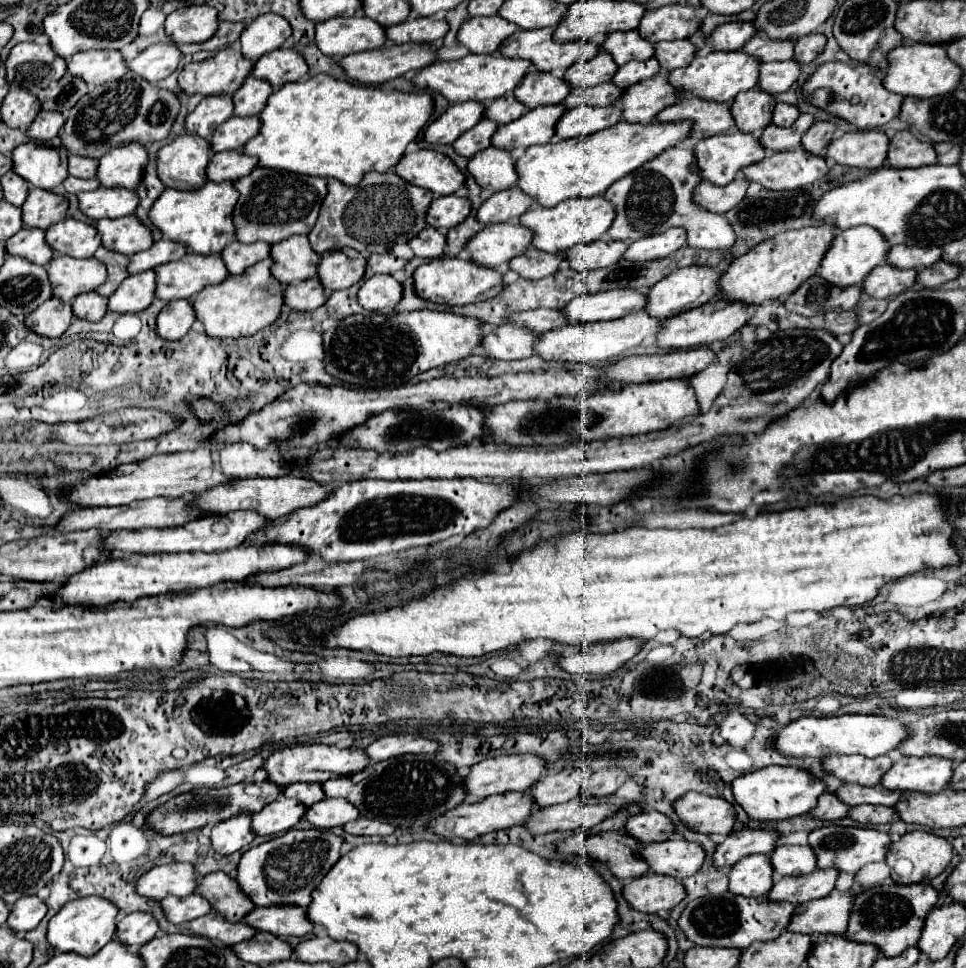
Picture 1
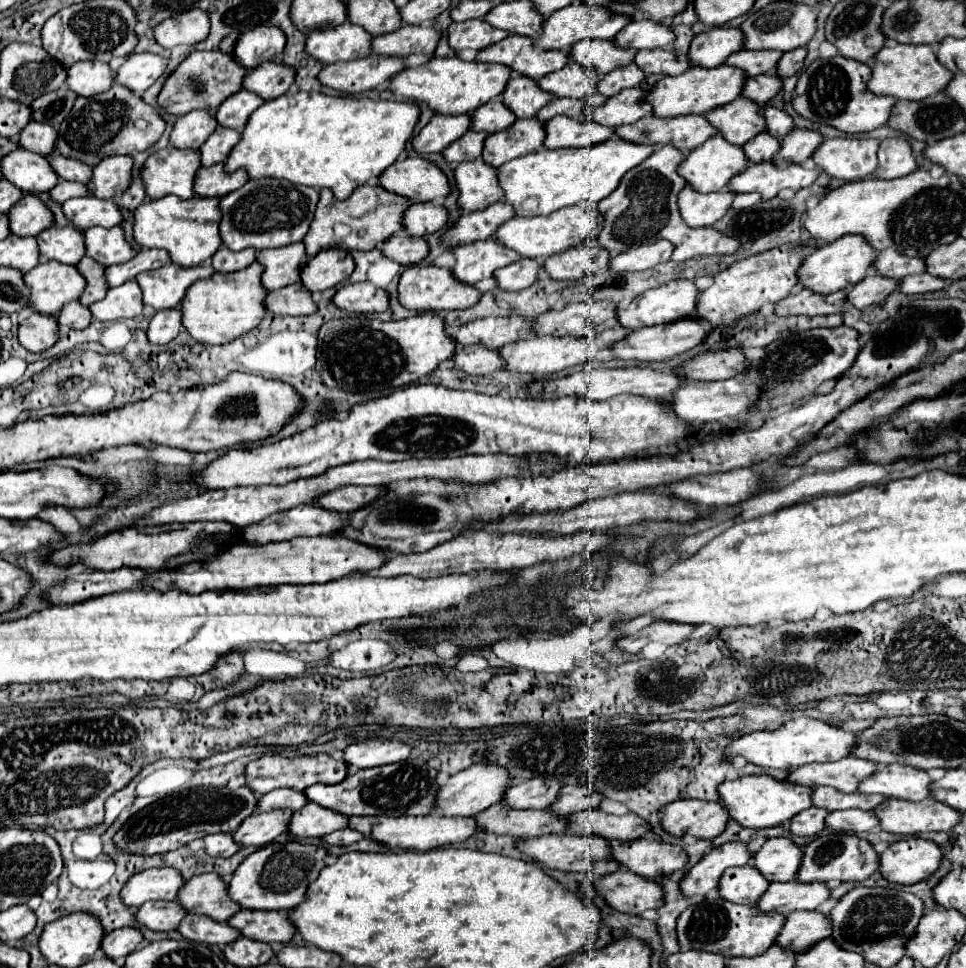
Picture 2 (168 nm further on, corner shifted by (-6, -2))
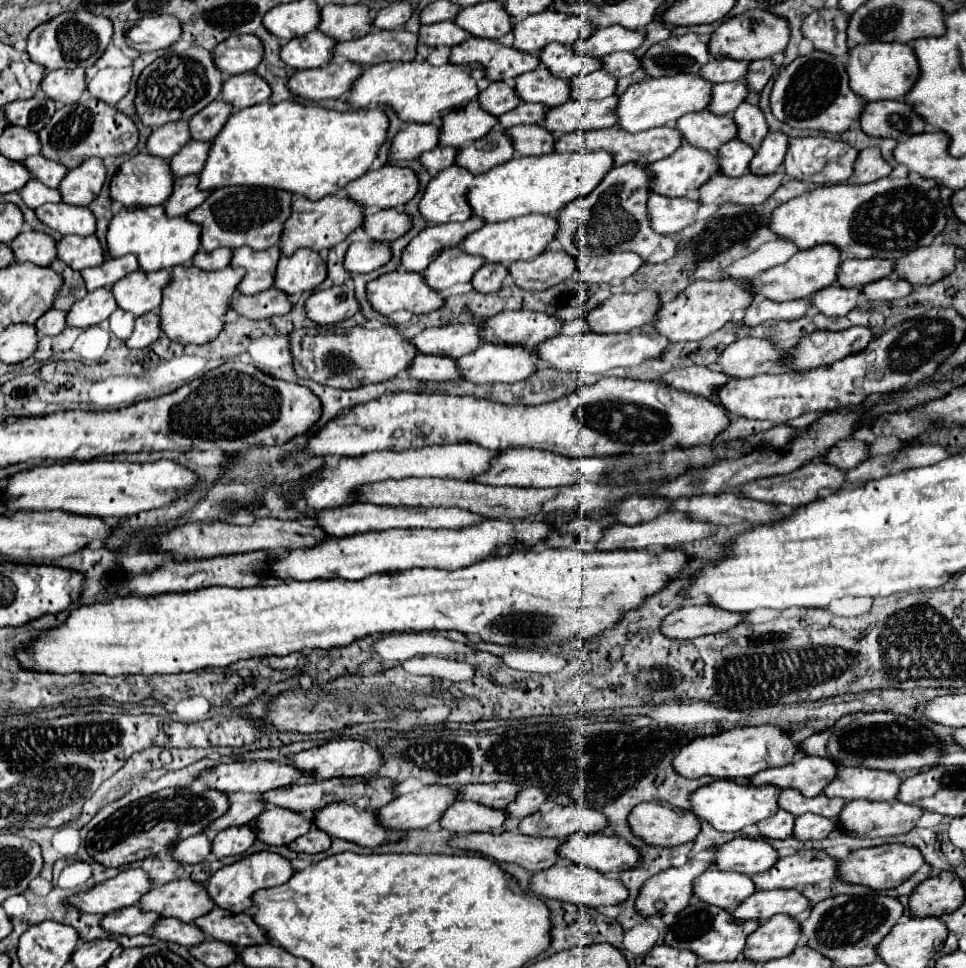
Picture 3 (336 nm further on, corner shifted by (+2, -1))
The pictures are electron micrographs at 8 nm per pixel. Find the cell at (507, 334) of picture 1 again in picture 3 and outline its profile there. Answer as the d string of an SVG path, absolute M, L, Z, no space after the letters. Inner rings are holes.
M416 354L408 368L408 376L418 382L442 382L456 378L456 366L452 358L432 358L432 354Z

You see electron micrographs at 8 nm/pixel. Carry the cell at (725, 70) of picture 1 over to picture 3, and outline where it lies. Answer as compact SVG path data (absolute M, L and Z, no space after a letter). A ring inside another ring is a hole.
M676 74L668 78L644 78L638 84L626 88L616 106L618 124L626 132L642 132L656 126L672 126L680 116L688 112L700 112L708 106L712 84L704 82L702 76Z

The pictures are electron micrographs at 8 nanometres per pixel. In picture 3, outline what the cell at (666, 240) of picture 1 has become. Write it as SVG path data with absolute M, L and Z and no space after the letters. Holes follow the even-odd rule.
M616 252L606 256L594 256L594 258L580 256L575 258L575 262L583 282L620 284L624 278L632 276L640 268L642 258L638 254Z

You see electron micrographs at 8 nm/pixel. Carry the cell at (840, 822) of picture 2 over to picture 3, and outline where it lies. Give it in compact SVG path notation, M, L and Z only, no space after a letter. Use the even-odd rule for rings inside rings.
M804 814L800 818L796 818L794 822L794 832L792 838L806 842L806 840L822 840L828 834L832 834L836 830L836 822L830 818L820 818L814 814Z

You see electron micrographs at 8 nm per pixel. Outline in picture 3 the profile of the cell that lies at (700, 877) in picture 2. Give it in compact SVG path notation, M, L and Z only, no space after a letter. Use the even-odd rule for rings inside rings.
M688 860L680 868L668 868L652 878L648 878L636 898L636 912L642 916L654 914L678 914L688 906L692 898L692 882L700 876L710 862Z

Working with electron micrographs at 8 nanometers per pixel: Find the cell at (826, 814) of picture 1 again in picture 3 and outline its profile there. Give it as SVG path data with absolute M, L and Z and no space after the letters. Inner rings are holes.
M778 810L772 818L766 818L756 826L762 838L790 838L792 822L794 822L792 814L784 814L784 810Z

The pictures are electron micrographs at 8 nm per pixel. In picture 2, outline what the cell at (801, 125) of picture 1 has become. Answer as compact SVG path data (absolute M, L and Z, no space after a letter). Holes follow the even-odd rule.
M766 131L760 133L760 135L756 135L756 139L752 139L752 141L748 141L744 145L744 153L754 163L770 161L770 159L774 159L774 155L778 151L780 151L780 139L776 139L774 135L768 135Z

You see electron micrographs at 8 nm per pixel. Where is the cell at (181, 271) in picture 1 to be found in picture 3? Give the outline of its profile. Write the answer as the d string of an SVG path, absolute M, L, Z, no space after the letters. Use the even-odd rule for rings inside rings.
M136 270L112 286L112 296L116 298L118 308L134 316L142 316L160 306L162 288L166 286L168 280L170 280L168 270L156 270L152 274Z

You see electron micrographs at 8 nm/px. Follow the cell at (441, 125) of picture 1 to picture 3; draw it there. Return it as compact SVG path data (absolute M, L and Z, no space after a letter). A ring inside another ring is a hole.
M408 124L404 130L400 130L392 146L388 150L388 160L390 162L400 162L400 160L414 160L422 152L428 152L438 146L438 134L440 128L432 124Z

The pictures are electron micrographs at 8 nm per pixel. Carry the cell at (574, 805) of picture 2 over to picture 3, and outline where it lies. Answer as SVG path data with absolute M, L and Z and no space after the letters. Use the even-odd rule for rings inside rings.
M526 788L526 790L520 790L520 794L504 808L504 812L508 814L508 818L522 820L528 814L538 812L538 808L540 808L542 802L546 802L546 794L542 790Z

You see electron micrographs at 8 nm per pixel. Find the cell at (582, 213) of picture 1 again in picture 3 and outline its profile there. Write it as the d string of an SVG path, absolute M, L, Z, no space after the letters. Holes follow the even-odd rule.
M528 214L524 218L514 218L508 222L496 222L496 224L486 222L480 230L468 234L456 248L472 256L482 256L486 262L510 264L516 260L528 260L536 258L536 254L542 254L546 250L546 244L554 240L554 234L556 234L556 218L542 214Z

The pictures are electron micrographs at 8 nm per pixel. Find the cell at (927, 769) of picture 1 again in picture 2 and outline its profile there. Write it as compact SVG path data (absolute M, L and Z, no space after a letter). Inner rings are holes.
M884 765L872 775L872 779L860 783L860 793L880 793L894 799L922 801L930 795L932 777L924 769L910 765Z

